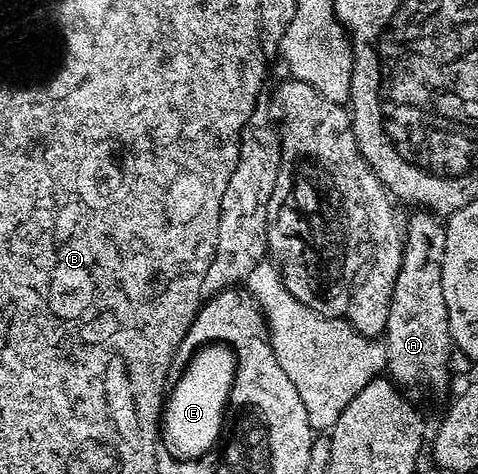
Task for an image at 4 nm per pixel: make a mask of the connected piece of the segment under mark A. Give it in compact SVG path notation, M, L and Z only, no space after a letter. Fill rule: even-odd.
M420 209L404 223L404 253L400 277L392 293L384 332L386 371L399 388L423 387L442 391L450 379L450 358L456 355L444 305L442 262L446 252L446 224L439 216Z

